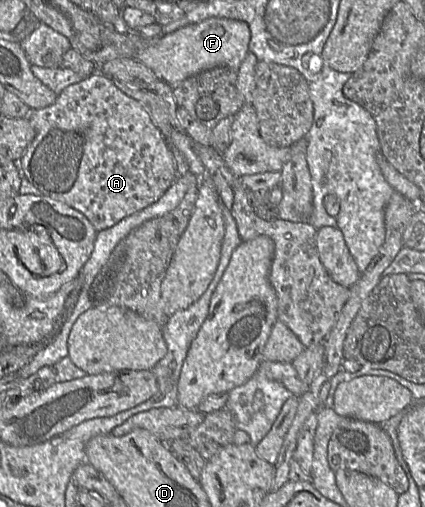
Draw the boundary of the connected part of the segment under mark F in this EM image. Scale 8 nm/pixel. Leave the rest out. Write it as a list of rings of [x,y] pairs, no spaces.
[[[211,17],[180,28],[159,39],[146,39],[137,60],[152,69],[156,76],[175,87],[200,72],[226,66],[238,70],[249,52],[251,32],[248,23],[240,20]]]

